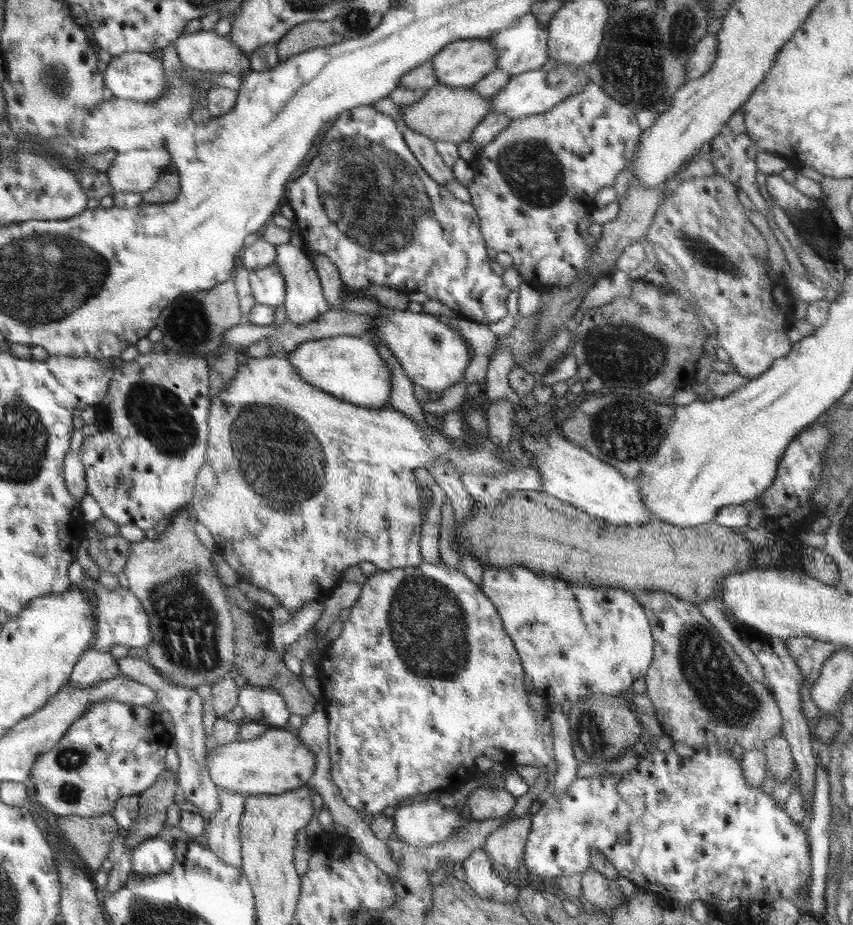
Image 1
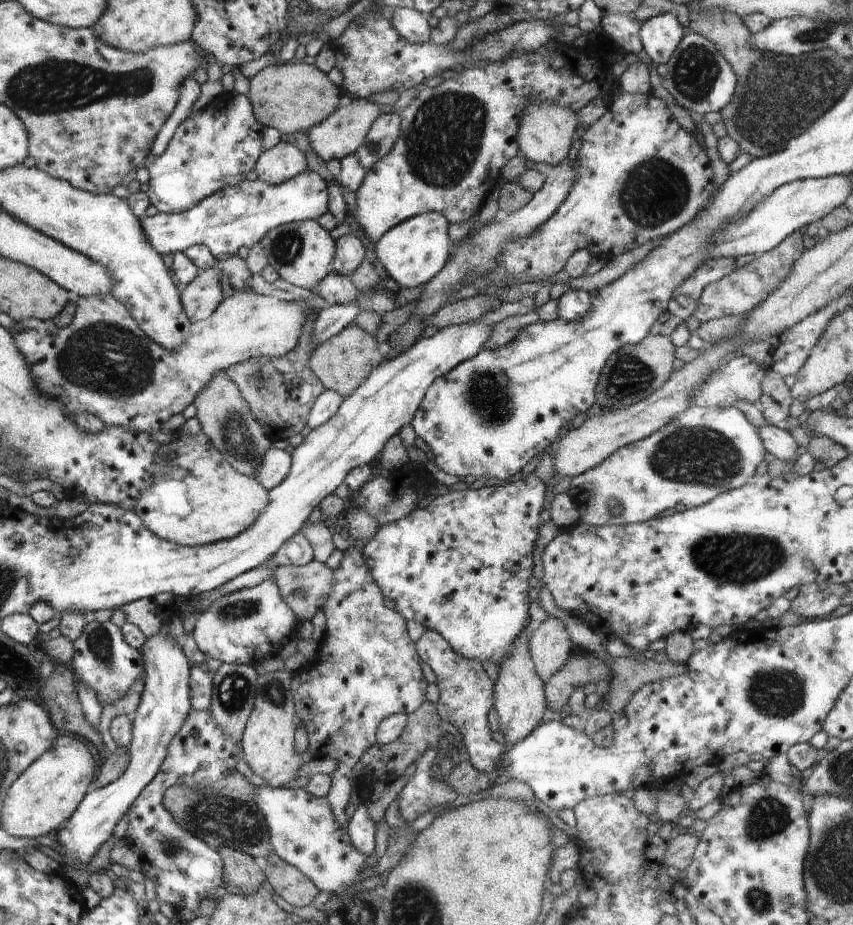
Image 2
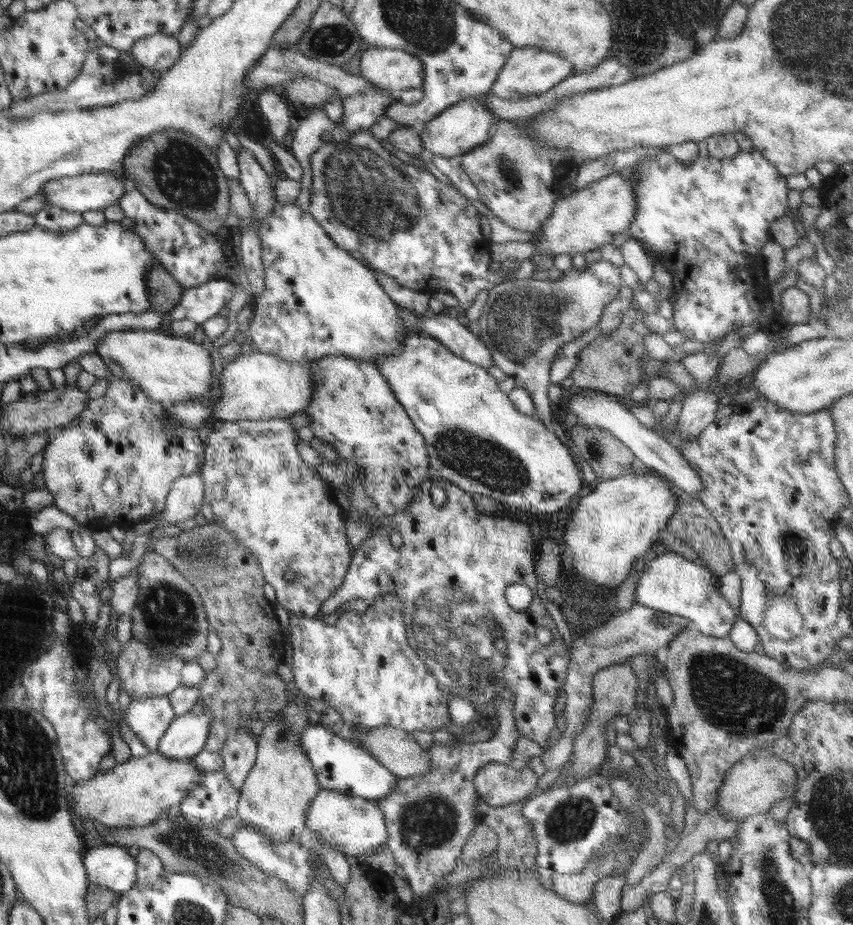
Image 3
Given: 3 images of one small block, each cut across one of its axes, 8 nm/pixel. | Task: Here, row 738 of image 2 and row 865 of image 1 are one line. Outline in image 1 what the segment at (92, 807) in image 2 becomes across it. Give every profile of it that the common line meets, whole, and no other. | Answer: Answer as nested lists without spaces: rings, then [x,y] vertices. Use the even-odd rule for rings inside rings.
[[[159,835],[142,842],[131,852],[132,872],[140,876],[159,875],[168,872],[174,864],[174,851]]]

